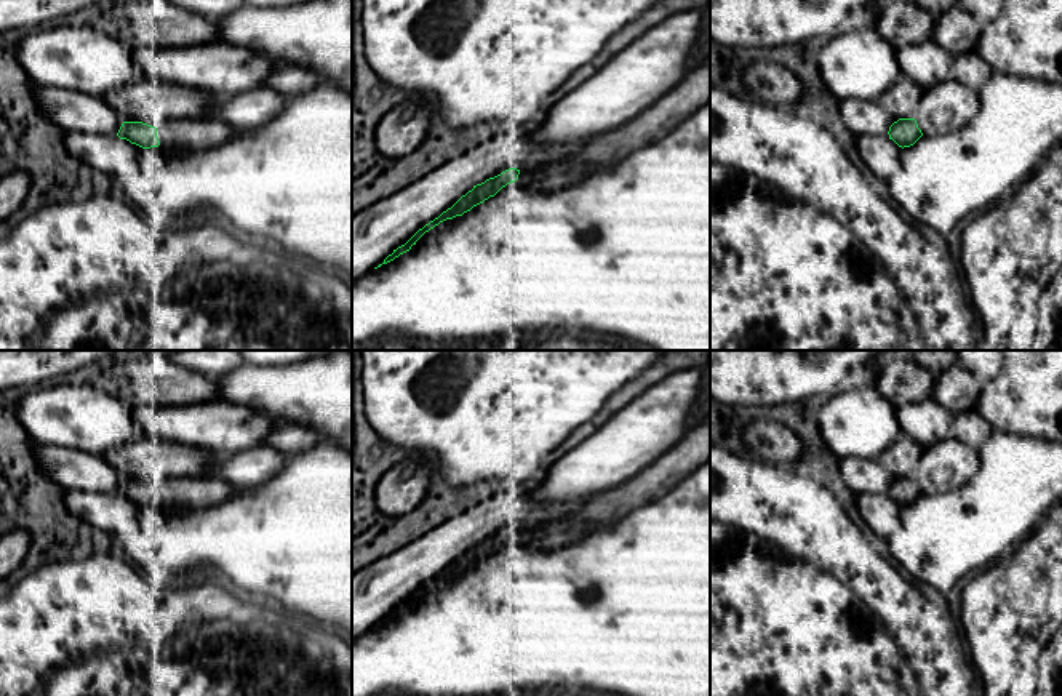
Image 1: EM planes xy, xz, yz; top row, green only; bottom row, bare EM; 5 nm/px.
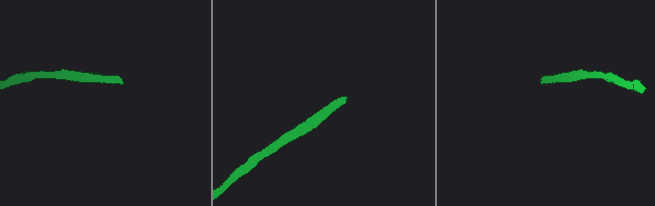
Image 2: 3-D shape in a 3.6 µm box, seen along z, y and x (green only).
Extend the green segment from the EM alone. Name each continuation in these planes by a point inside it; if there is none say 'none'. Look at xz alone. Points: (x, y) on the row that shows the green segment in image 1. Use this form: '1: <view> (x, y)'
1: xz (693, 90)

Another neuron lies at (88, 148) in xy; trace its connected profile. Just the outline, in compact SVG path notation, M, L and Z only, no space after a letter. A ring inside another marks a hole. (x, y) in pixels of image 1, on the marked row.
M67 131L64 147L75 158L112 178L134 174L144 150L126 139L120 139L117 134L83 131Z

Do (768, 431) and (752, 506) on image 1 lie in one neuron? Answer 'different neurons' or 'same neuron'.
different neurons

